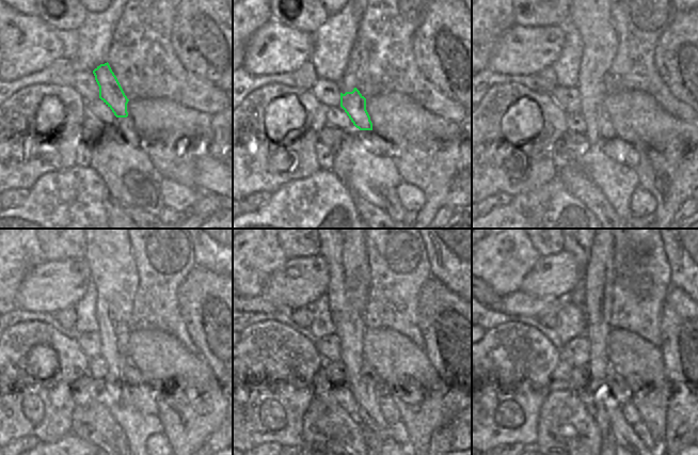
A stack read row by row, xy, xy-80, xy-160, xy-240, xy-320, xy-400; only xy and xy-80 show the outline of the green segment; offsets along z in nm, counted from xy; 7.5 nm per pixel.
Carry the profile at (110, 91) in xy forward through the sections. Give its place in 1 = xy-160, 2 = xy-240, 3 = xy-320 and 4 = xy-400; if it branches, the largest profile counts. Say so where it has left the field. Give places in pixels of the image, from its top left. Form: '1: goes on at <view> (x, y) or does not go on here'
1: goes on at xy-160 (601, 122)
2: goes on at xy-240 (133, 380)
3: goes on at xy-320 (375, 383)
4: goes on at xy-400 (619, 389)

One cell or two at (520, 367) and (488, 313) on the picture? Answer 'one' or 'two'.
two

